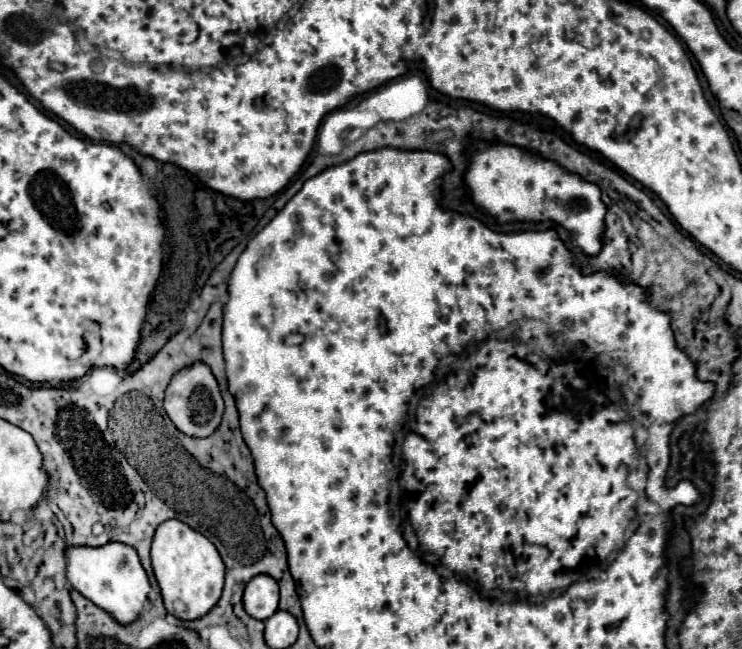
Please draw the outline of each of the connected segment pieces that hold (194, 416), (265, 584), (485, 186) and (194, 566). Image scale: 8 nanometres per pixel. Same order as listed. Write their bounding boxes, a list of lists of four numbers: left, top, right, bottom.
[[165,362,223,438],[243,574,279,620],[465,148,605,256],[151,520,225,620]]

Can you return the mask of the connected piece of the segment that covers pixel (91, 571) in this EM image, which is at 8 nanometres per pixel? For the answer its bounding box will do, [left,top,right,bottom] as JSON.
[67,544,151,626]

